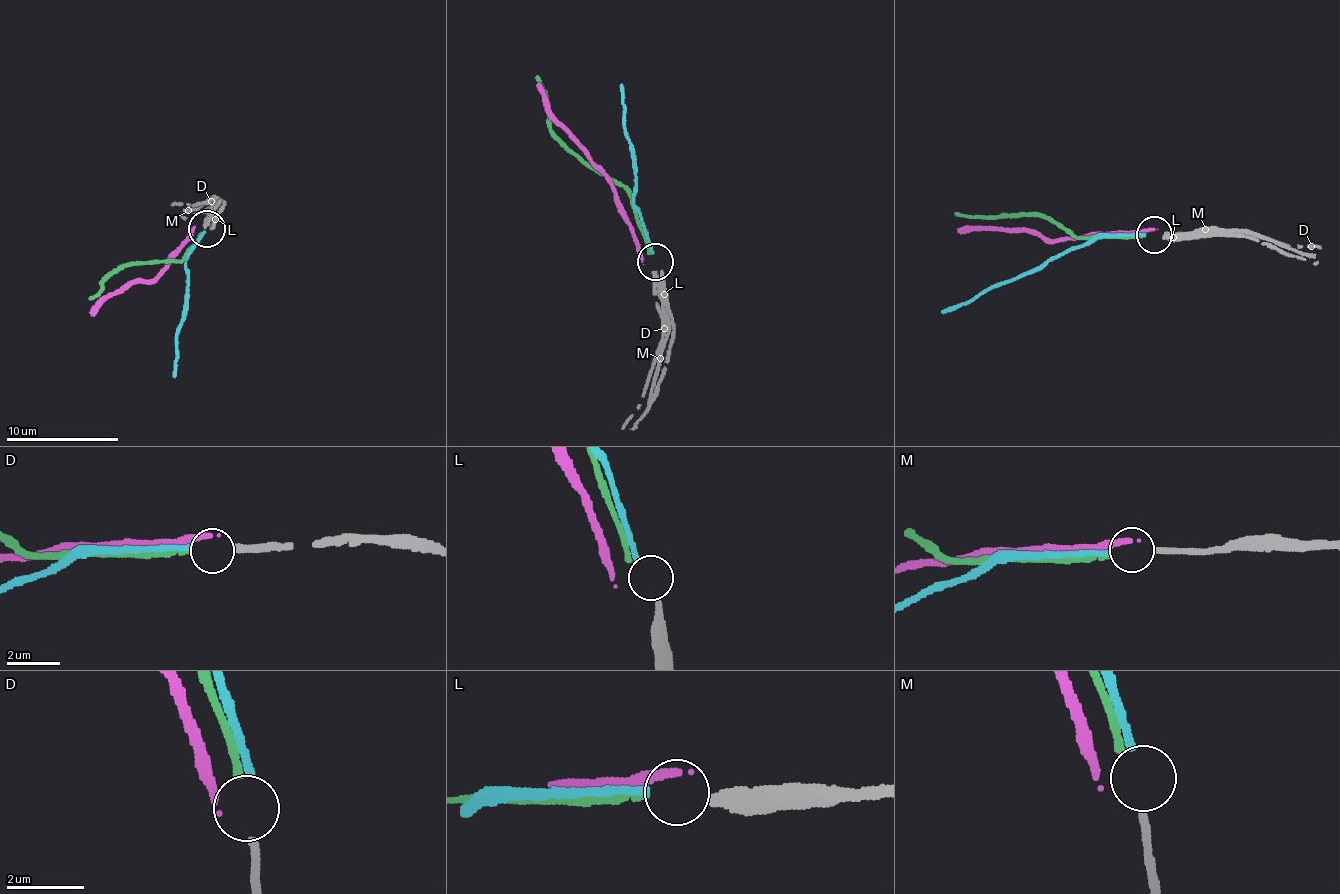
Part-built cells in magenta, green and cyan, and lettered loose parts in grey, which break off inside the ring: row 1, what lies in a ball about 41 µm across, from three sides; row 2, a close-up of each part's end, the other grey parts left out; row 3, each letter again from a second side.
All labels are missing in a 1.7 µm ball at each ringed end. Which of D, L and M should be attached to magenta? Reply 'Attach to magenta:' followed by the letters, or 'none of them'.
Attach to magenta: none of them

